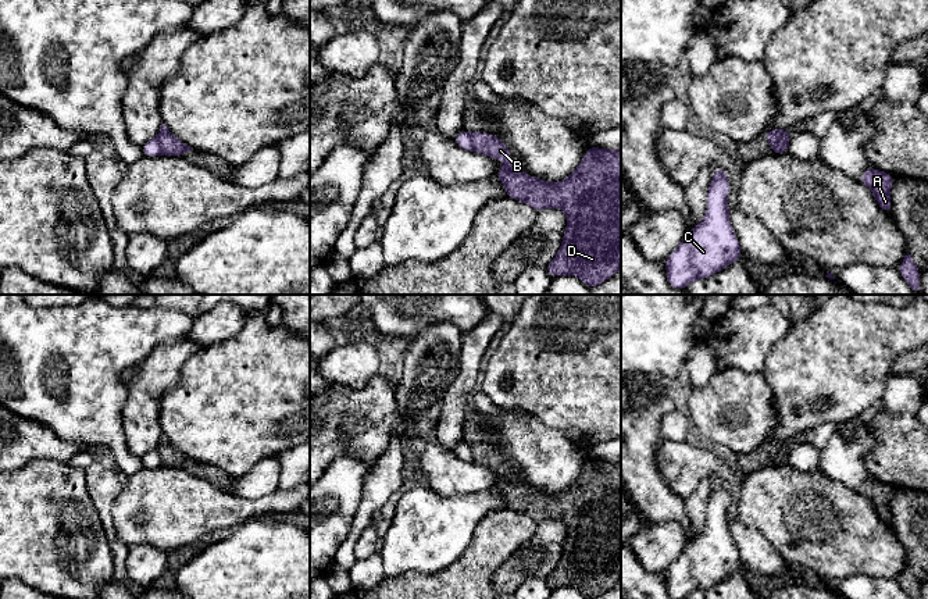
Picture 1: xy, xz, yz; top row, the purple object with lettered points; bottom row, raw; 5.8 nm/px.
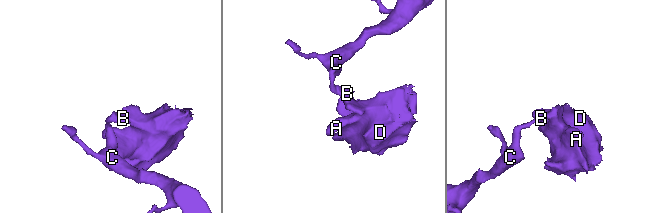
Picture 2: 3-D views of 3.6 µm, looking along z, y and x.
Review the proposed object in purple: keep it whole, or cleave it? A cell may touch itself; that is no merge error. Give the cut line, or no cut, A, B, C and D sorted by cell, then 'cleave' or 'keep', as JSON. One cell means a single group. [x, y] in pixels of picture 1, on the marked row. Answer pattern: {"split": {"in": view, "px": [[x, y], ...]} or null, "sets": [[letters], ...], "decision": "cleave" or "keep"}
{"split": {"in": "yz", "px": [[788, 132], [778, 141], [780, 148], [771, 150]]}, "sets": [["A", "B", "D"], ["C"]], "decision": "cleave"}

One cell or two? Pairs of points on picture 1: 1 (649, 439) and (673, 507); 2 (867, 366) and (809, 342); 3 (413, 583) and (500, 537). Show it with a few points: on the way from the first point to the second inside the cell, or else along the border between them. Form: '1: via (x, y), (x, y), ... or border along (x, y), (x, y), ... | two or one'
1: via (646, 456), (646, 481), (656, 491) | one
2: via (853, 366), (832, 366), (823, 356) | one
3: via (435, 584), (453, 584), (478, 559) | one

